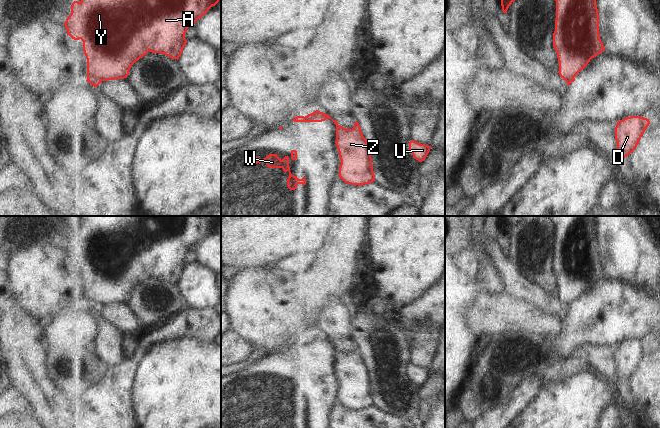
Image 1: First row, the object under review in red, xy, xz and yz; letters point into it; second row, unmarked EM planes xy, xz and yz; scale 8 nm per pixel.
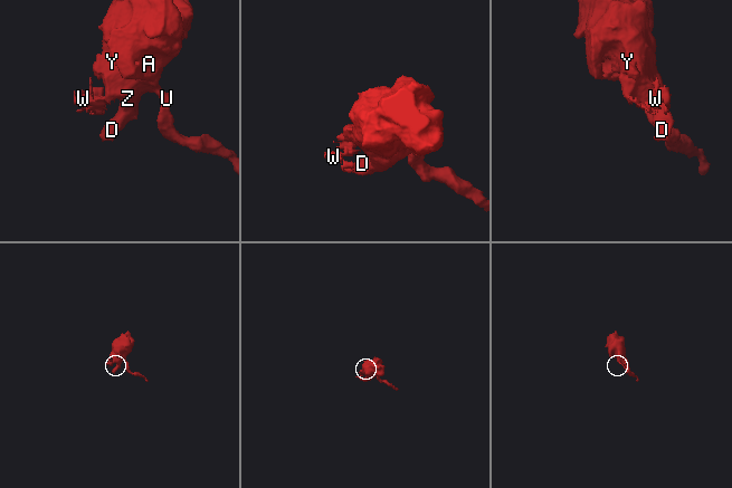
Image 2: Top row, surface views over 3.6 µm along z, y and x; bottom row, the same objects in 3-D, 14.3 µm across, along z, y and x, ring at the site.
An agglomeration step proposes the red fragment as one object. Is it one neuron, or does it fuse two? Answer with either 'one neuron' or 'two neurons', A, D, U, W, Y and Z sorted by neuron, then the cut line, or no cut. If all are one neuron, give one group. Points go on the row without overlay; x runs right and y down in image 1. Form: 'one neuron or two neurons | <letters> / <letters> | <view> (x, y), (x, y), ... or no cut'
two neurons | A D U Y Z / W | xy (87, 301), (100, 305)

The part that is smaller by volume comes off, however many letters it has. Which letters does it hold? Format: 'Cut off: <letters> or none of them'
Cut off: W

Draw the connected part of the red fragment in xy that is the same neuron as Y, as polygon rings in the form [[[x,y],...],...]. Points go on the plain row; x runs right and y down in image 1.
[[[82,216],[80,226],[71,229],[71,238],[65,245],[67,258],[81,263],[87,283],[87,302],[108,305],[124,303],[131,290],[147,276],[165,278],[179,283],[187,267],[187,253],[205,239],[220,224],[220,216]]]

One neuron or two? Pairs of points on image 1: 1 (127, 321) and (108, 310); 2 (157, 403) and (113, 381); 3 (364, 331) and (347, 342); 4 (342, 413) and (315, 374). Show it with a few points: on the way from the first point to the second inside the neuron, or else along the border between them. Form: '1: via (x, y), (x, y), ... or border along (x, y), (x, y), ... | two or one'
1: via (122, 316), (119, 313), (113, 312) | one
2: border along (139, 368), (136, 374), (133, 395), (135, 414) | two
3: border along (352, 314), (351, 334), (357, 344) | two
4: border along (338, 401), (330, 417) | two

